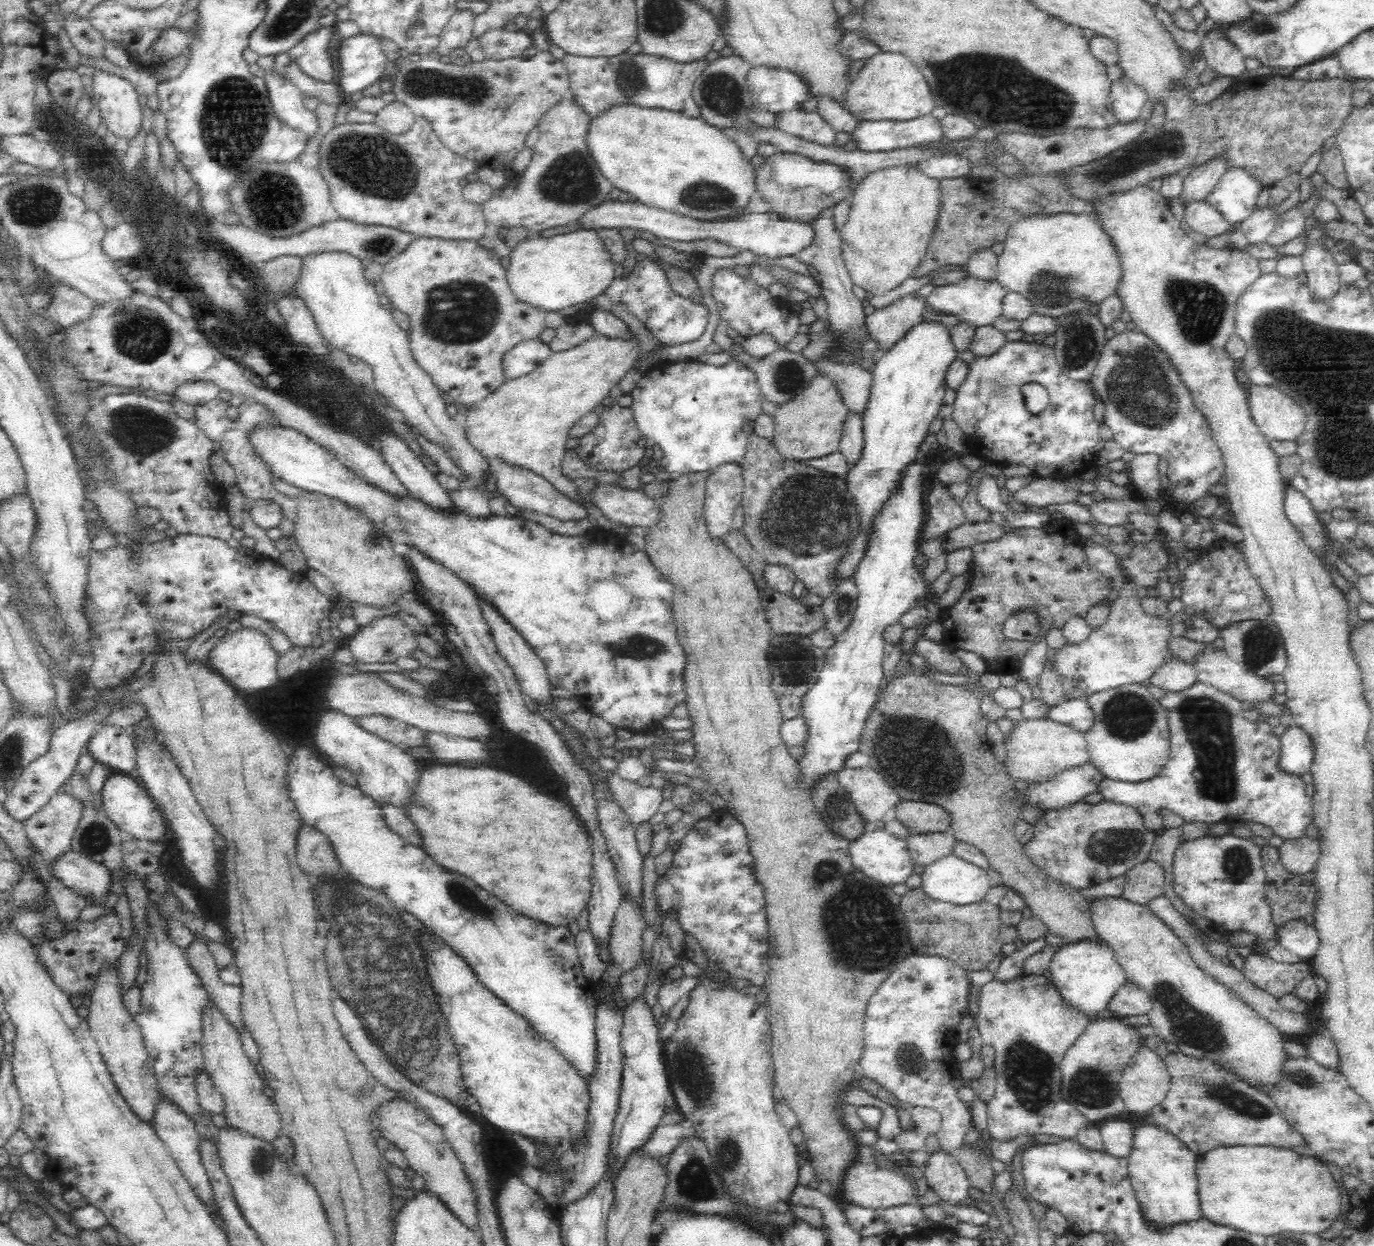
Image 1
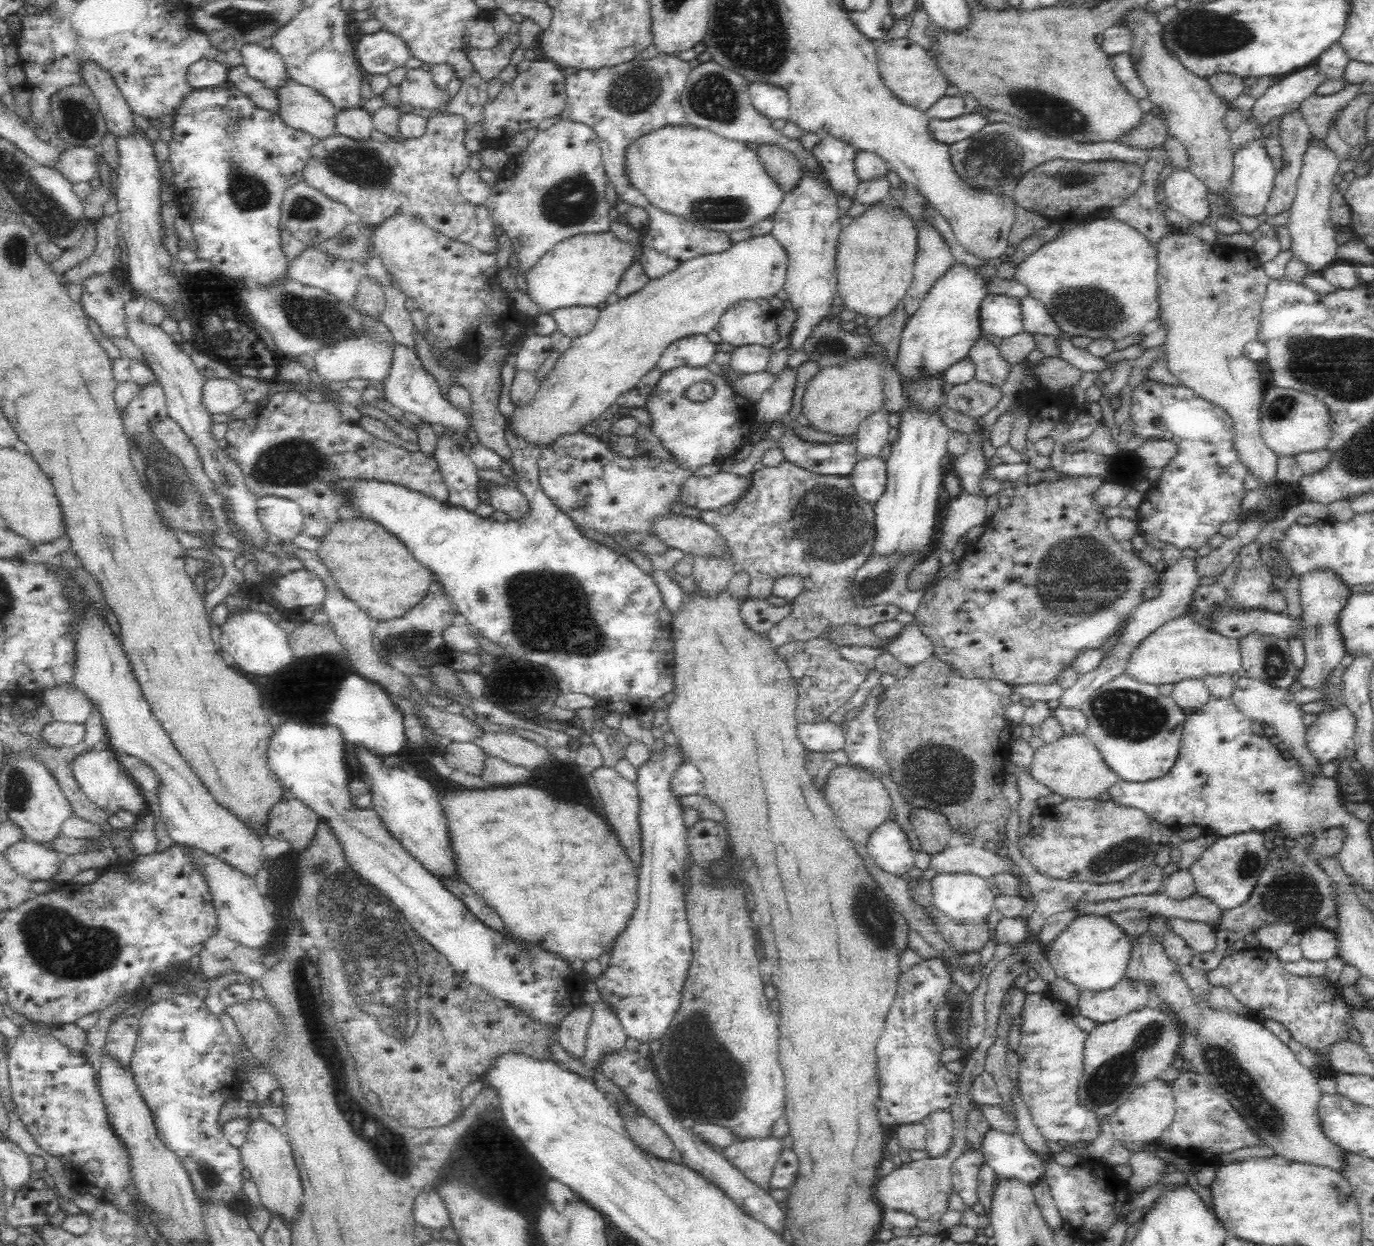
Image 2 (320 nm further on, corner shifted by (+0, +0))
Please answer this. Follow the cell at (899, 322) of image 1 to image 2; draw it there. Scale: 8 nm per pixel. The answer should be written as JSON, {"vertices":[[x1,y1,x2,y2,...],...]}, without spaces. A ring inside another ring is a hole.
{"vertices":[[917,225,919,230,918,255,913,270,913,279,903,298,907,316,918,310,921,300,928,294,938,278,953,266,953,256,942,235,933,226]]}

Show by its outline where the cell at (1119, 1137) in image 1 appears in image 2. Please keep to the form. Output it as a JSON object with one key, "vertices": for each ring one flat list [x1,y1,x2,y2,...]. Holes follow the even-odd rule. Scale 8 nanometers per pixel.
{"vertices":[[1145,1147,1129,1152,1127,1164,1132,1168,1132,1175,1128,1178,1128,1190,1132,1193,1164,1176,1164,1168,1168,1163]]}

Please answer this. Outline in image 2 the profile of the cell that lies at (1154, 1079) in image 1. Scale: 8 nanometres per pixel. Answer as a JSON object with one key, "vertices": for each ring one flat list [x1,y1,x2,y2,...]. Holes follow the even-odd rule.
{"vertices":[[1158,1078,1141,1082,1110,1116,1113,1136,1116,1142,1141,1143,1147,1147,1172,1122,1174,1112,1175,1100,1168,1082]]}

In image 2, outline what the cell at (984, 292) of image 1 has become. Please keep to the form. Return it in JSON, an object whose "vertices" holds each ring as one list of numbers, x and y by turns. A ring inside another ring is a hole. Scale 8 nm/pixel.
{"vertices":[[986,293,979,302,978,318,983,334,992,334,995,339,1009,337,1023,331,1019,299,1007,294]]}

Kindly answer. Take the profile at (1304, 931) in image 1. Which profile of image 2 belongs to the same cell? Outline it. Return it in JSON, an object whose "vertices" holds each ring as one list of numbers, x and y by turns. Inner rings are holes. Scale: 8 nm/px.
{"vertices":[[1308,930,1300,933,1300,949,1303,958,1312,962,1327,961,1338,957,1338,946,1340,940,1337,938,1337,932,1327,930]]}

